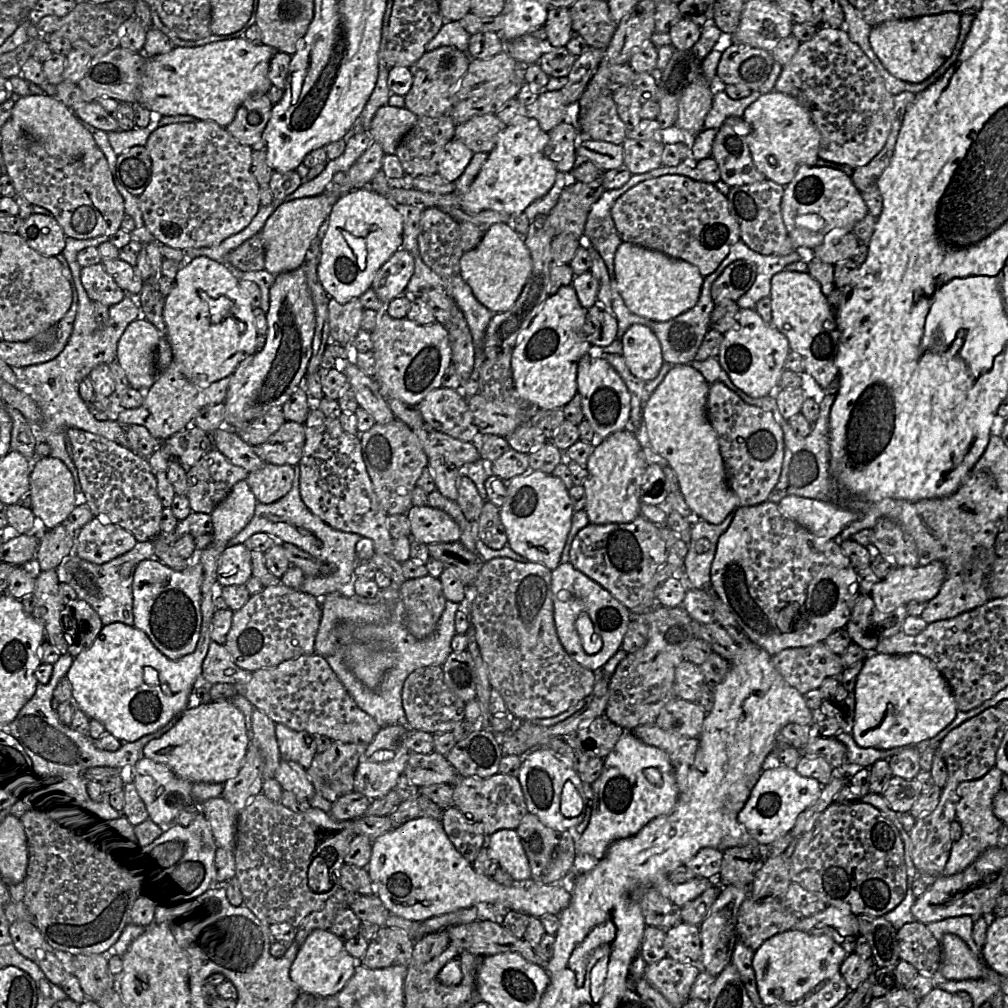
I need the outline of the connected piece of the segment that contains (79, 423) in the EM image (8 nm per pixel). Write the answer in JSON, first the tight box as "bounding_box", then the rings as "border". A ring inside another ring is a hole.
{"bounding_box":[5,236,142,498],"border":[[[66,236],[65,247],[62,251],[66,258],[74,283],[78,292],[78,308],[71,336],[62,350],[54,359],[35,365],[17,368],[19,374],[26,380],[22,388],[38,405],[42,421],[40,426],[31,426],[24,415],[11,405],[5,404],[6,411],[11,418],[10,449],[21,453],[30,461],[36,461],[35,446],[37,442],[46,442],[50,446],[50,456],[60,459],[72,473],[78,498],[81,498],[82,488],[77,468],[66,450],[67,429],[75,427],[84,431],[107,438],[120,445],[129,448],[126,436],[126,427],[117,419],[105,421],[97,420],[89,410],[89,404],[80,396],[79,387],[81,381],[90,375],[91,371],[99,364],[110,364],[117,359],[118,342],[128,325],[142,317],[141,308],[136,297],[126,295],[119,303],[109,307],[109,320],[106,325],[96,322],[94,313],[94,301],[92,301],[81,282],[81,269],[77,261],[78,253],[87,247],[98,247],[110,237],[98,236],[86,240],[78,240]]]}

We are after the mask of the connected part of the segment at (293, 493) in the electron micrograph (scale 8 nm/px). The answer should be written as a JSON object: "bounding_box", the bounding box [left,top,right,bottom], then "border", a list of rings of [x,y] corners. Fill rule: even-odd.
{"bounding_box":[228,465,362,599],"border":[[[299,465],[293,466],[294,478],[292,482],[291,490],[281,499],[270,503],[263,504],[257,501],[254,515],[249,523],[228,543],[228,546],[236,544],[244,544],[253,534],[258,532],[264,532],[273,536],[278,543],[290,542],[301,548],[302,550],[308,552],[312,556],[318,558],[319,560],[328,563],[333,567],[332,574],[328,576],[308,576],[305,575],[302,586],[299,590],[309,593],[319,599],[323,599],[325,595],[333,592],[337,592],[343,587],[344,584],[349,583],[355,579],[355,568],[361,562],[356,554],[356,543],[362,538],[360,534],[343,532],[336,530],[325,523],[320,517],[312,513],[309,508],[303,502],[300,495],[300,467]]]}

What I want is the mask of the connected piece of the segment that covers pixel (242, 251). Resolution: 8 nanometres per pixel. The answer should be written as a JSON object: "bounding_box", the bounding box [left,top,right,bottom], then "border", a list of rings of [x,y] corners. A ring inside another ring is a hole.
{"bounding_box":[229,232,265,272],"border":[[[261,232],[231,251],[229,262],[240,271],[251,272],[265,269],[265,246]]]}

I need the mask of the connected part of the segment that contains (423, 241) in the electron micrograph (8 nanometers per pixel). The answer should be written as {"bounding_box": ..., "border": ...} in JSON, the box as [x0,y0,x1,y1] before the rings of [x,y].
{"bounding_box":[419,208,461,277],"border":[[[439,208],[424,209],[419,223],[419,254],[442,277],[459,274],[461,247],[459,223]]]}

